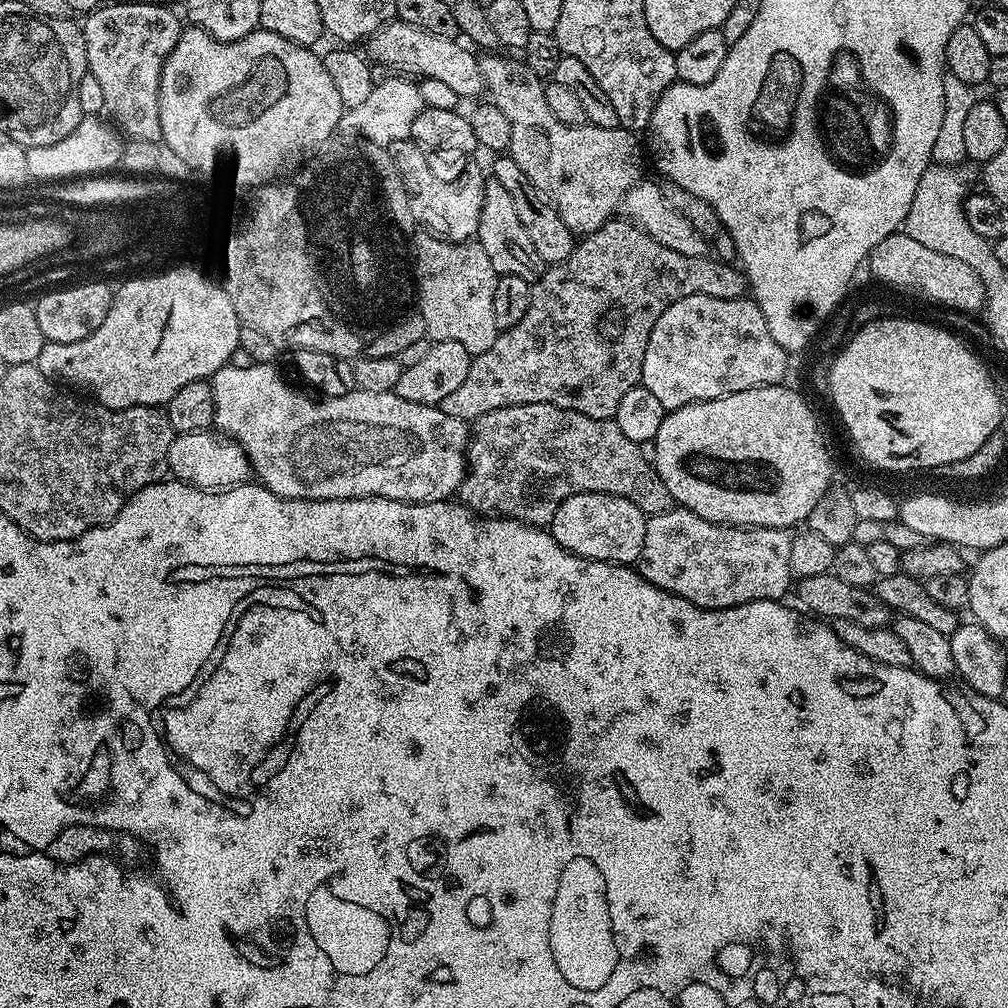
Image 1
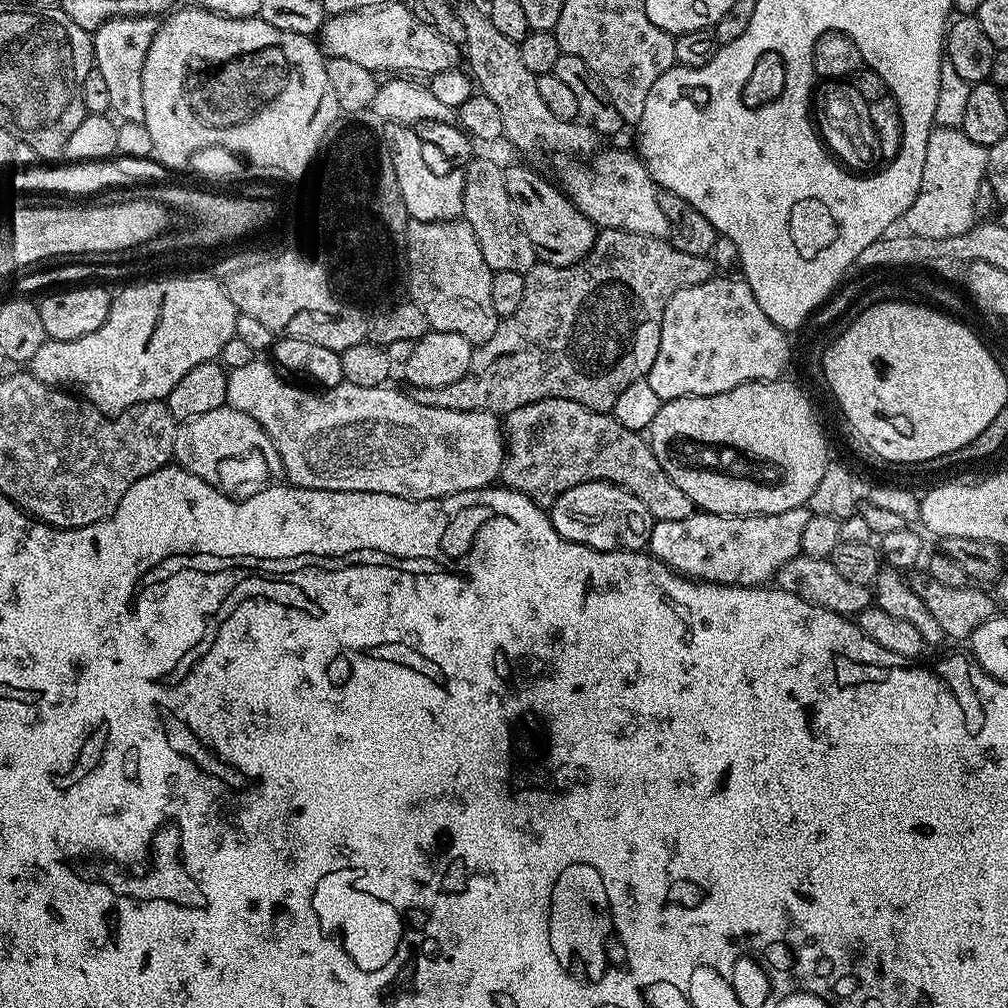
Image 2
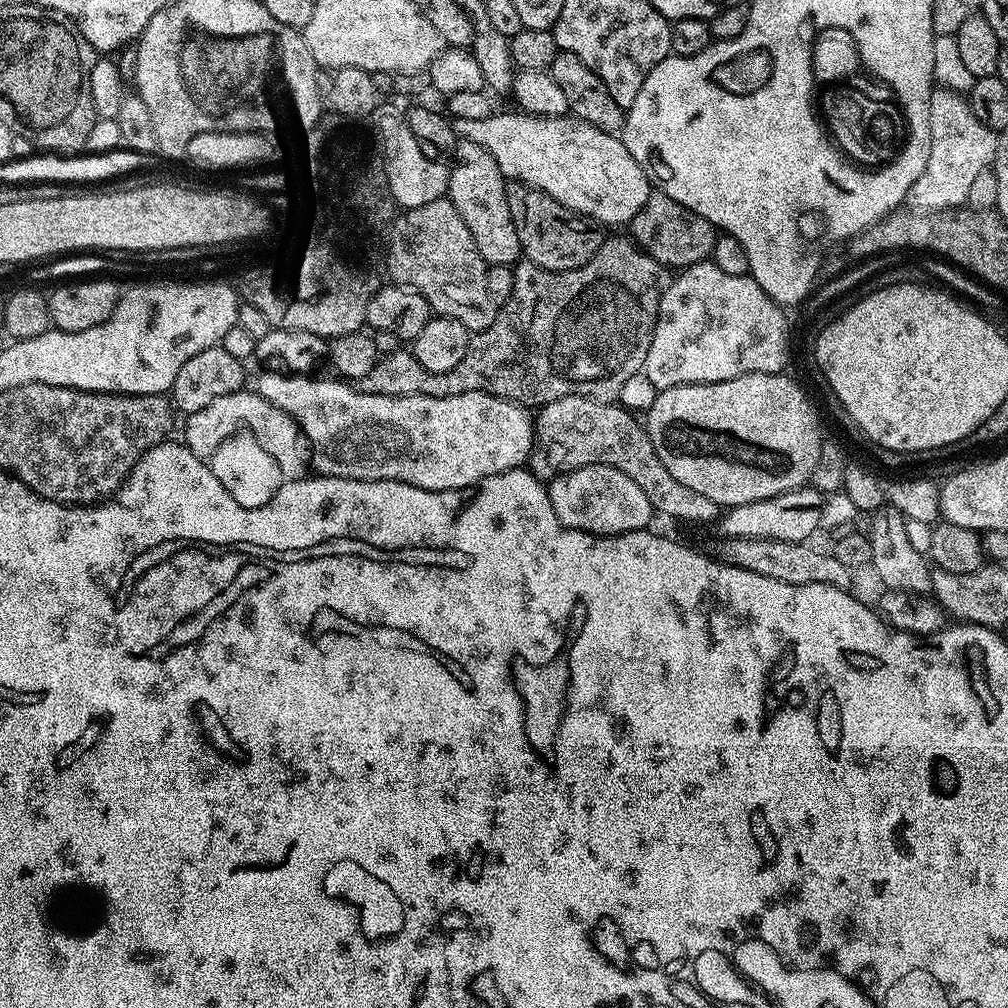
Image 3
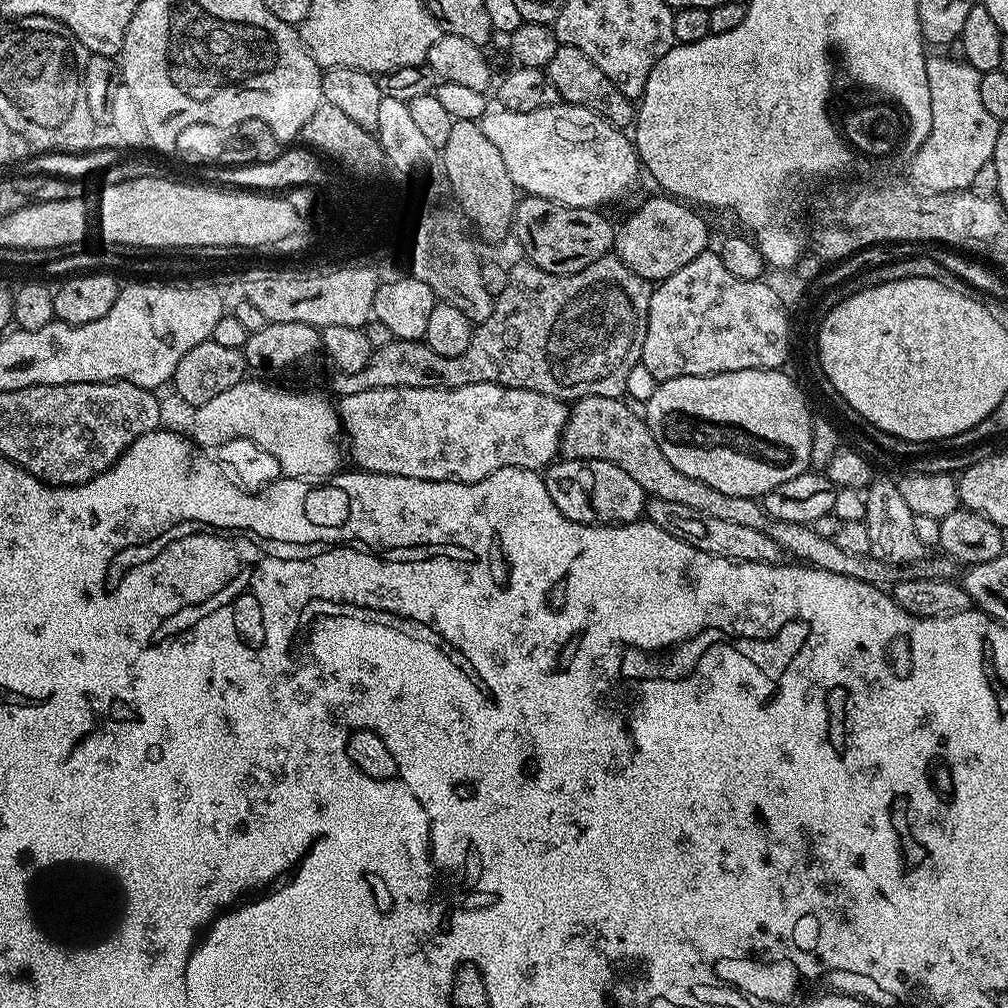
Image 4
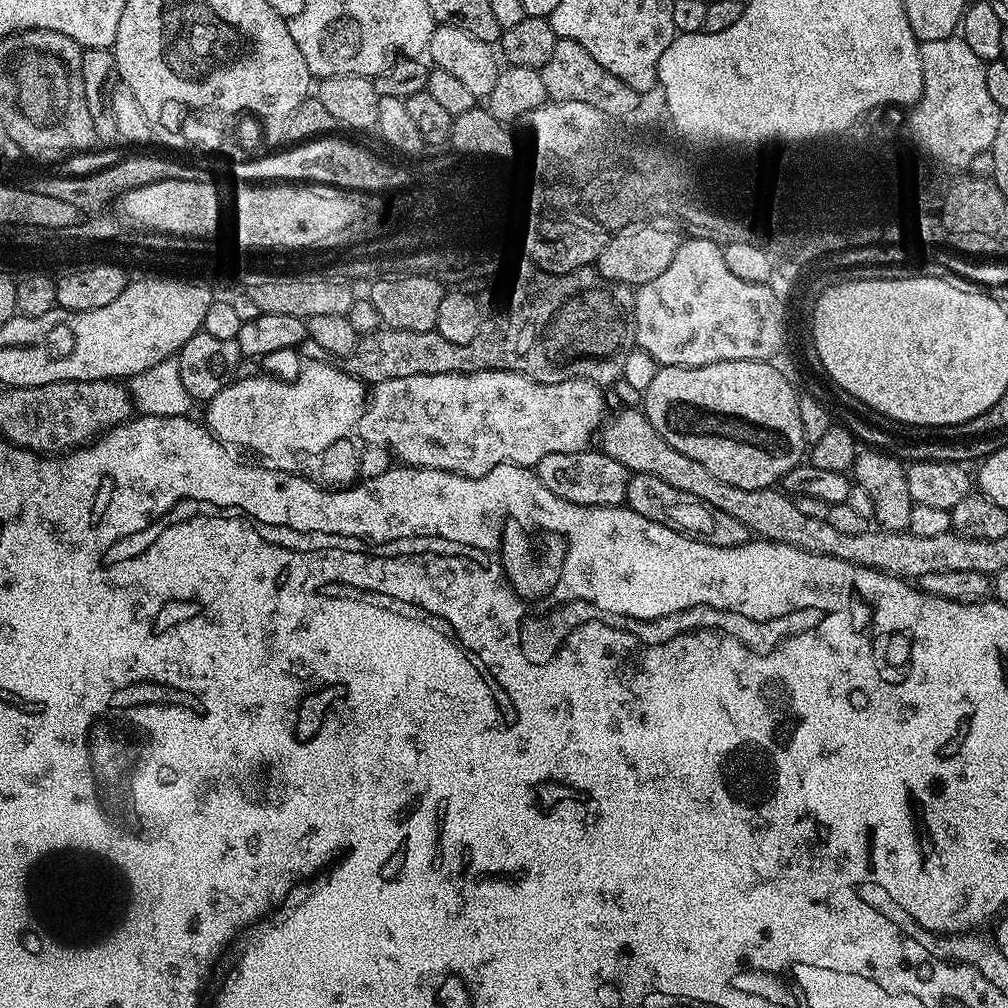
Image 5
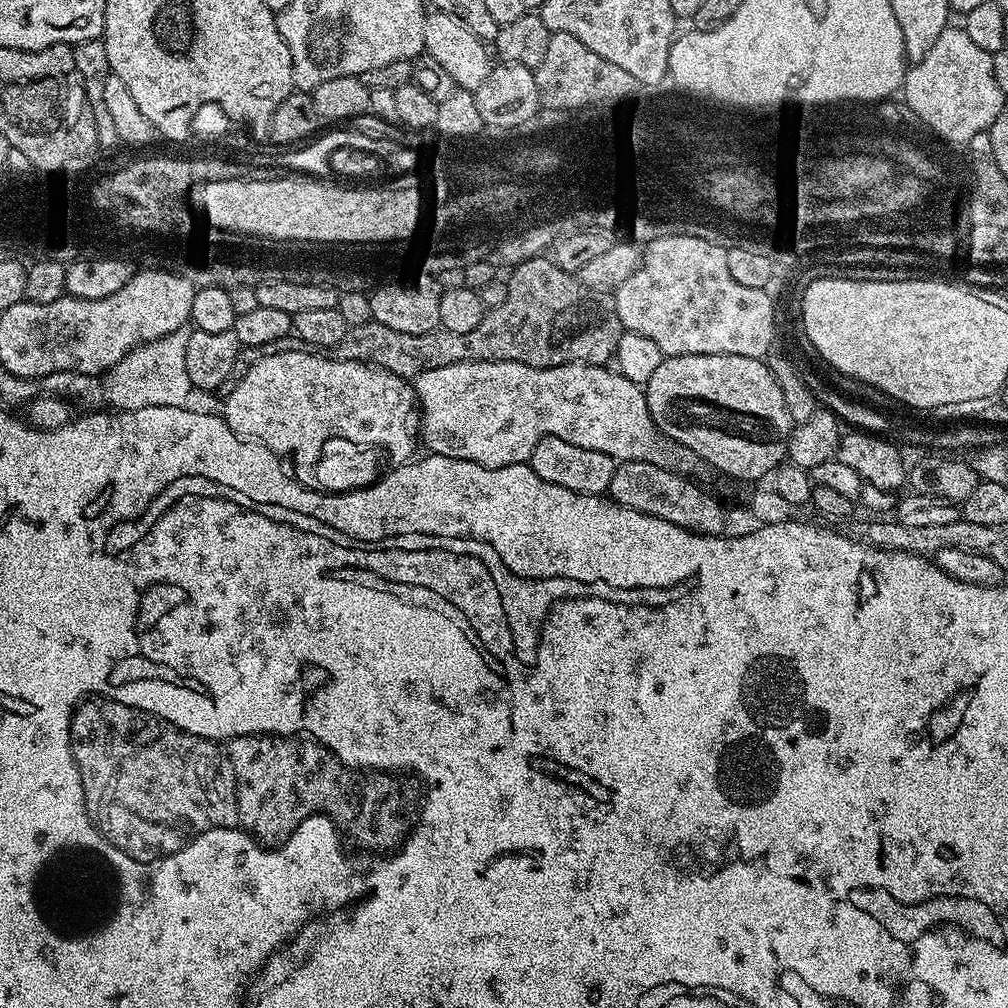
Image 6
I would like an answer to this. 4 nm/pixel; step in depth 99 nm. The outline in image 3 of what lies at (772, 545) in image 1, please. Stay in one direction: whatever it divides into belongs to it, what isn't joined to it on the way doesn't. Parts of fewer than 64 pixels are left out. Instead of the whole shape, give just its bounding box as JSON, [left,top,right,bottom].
[719,486,825,542]

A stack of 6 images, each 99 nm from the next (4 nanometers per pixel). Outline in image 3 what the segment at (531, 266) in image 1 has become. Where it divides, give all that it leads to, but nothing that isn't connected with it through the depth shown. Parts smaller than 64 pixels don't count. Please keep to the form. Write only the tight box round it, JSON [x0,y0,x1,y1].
[447,139,522,265]

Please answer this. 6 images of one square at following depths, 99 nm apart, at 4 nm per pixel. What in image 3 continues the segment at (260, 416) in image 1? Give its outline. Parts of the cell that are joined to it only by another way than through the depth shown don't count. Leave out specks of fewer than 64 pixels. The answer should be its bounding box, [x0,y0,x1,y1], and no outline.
[254,370,538,492]

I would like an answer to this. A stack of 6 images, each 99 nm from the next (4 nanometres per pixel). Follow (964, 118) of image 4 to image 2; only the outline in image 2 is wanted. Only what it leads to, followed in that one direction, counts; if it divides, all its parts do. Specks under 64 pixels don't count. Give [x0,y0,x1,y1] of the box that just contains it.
[902,127,988,238]

